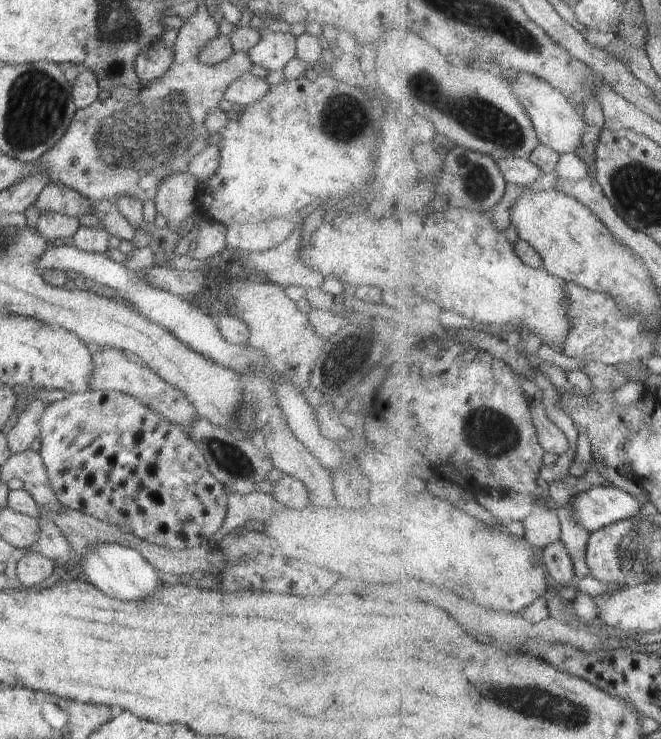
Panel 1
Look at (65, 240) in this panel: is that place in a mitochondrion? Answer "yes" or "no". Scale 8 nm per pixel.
no

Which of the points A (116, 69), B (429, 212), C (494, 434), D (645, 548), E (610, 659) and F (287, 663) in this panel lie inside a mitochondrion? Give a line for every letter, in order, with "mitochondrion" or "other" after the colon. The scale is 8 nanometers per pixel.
A: mitochondrion
B: other
C: mitochondrion
D: mitochondrion
E: other
F: mitochondrion

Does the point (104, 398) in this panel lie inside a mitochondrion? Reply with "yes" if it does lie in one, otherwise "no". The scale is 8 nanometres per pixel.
no

